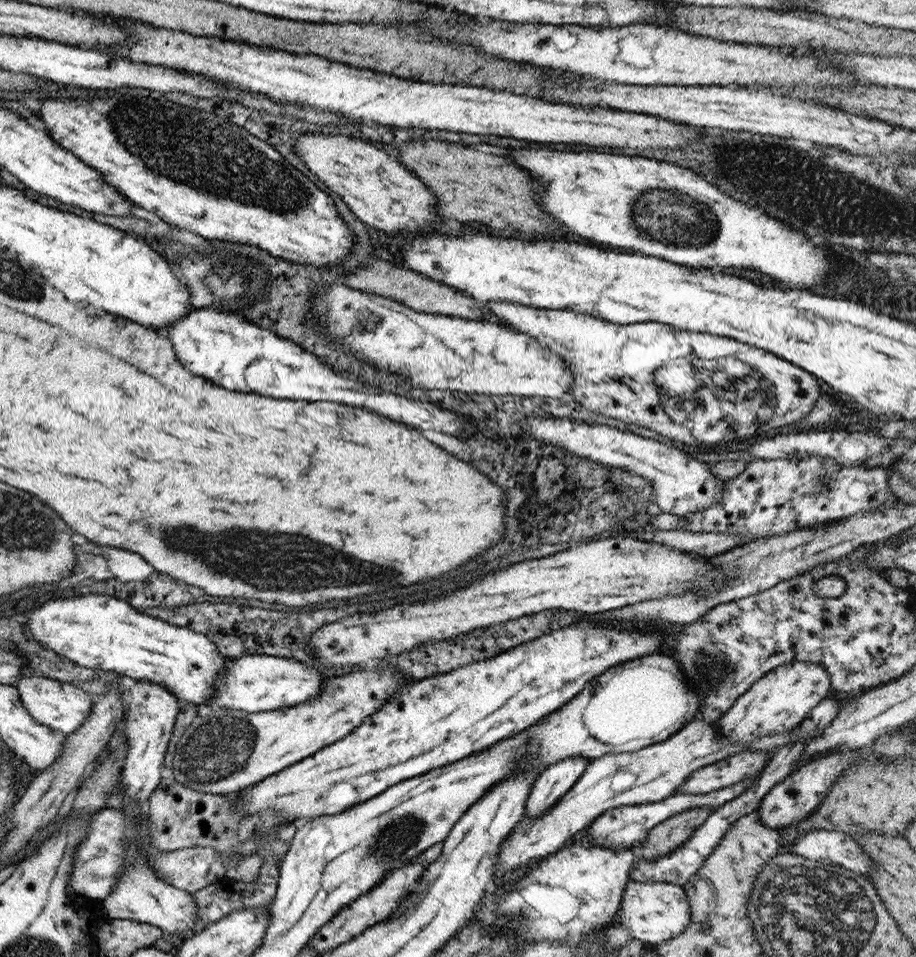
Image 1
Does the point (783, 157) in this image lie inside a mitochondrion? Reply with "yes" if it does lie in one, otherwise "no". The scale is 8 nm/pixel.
yes

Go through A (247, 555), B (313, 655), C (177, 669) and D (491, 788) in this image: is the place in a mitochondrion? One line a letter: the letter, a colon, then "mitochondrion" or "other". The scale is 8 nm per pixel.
A: mitochondrion
B: other
C: other
D: other

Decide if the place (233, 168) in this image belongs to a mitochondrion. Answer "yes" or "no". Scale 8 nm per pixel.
yes

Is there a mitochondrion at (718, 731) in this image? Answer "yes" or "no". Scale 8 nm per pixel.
no

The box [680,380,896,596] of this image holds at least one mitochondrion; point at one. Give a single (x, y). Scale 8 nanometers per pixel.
(824, 483)

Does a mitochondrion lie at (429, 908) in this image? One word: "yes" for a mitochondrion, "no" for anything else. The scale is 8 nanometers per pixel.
no

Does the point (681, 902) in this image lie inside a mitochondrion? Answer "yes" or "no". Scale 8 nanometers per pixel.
no

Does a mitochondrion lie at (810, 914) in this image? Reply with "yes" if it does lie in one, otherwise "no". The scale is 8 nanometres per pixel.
yes

